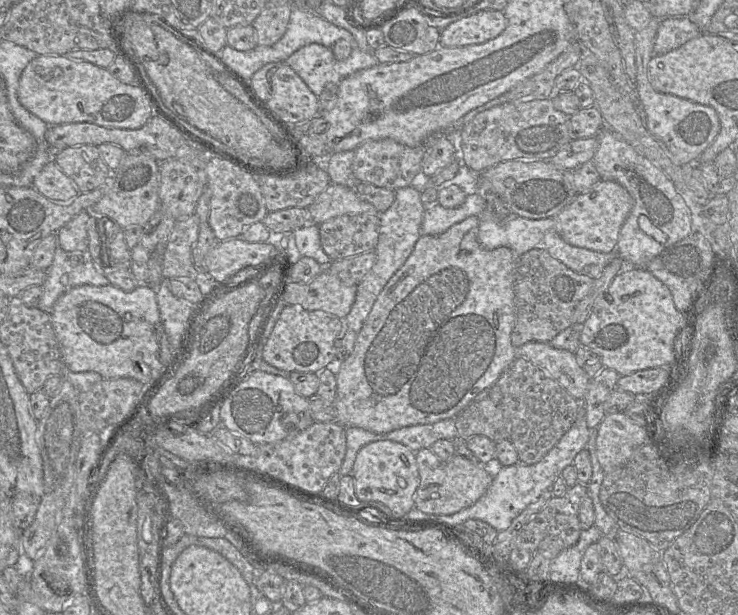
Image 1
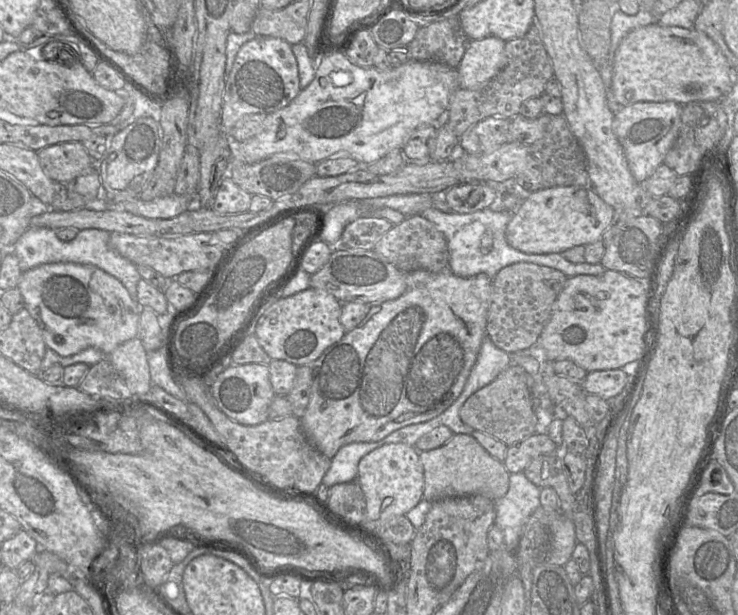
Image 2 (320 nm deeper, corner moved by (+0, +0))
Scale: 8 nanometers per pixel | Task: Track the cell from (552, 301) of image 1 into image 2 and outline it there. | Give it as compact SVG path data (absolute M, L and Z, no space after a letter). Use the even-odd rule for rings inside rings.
M517 262L502 268L492 279L486 324L486 334L495 346L515 353L537 344L567 278L557 269L530 262Z

